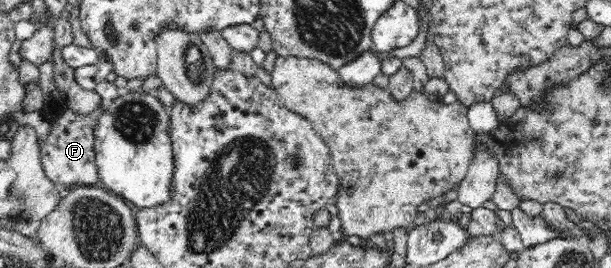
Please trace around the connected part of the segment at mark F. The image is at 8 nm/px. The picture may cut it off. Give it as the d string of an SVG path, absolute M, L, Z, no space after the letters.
M65 101L55 102L48 108L46 119L49 122L49 135L45 140L39 138L40 157L44 174L57 187L64 185L96 186L100 185L95 151L95 130L103 109L101 104L86 114L68 108Z

